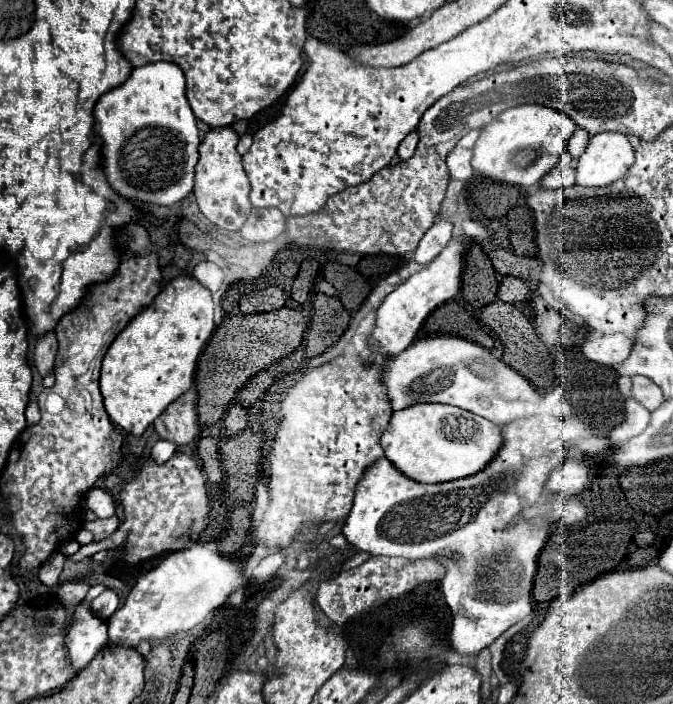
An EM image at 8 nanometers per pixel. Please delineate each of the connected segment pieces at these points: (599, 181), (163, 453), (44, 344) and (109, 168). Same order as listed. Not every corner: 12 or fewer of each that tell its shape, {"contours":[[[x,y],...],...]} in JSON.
{"contours":[[[598,133],[578,159],[576,183],[624,177],[634,149],[622,133]],[[160,441],[152,447],[154,461],[164,463],[174,455],[176,445]],[[54,333],[38,339],[34,365],[40,377],[52,373],[56,347]],[[178,65],[98,99],[102,165],[130,201],[192,193],[200,135]]]}

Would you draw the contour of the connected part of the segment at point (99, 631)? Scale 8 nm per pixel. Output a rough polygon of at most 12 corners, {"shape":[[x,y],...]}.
{"shape":[[106,585],[90,587],[74,609],[66,635],[68,657],[80,671],[108,641],[106,619],[92,613],[90,601]]}

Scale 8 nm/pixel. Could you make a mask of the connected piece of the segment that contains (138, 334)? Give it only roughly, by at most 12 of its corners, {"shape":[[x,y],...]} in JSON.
{"shape":[[170,281],[106,351],[110,421],[136,439],[194,383],[212,293]]}

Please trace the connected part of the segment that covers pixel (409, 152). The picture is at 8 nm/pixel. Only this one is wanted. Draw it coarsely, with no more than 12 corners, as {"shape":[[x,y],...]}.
{"shape":[[410,131],[398,147],[400,161],[410,159],[418,145],[418,131]]}

